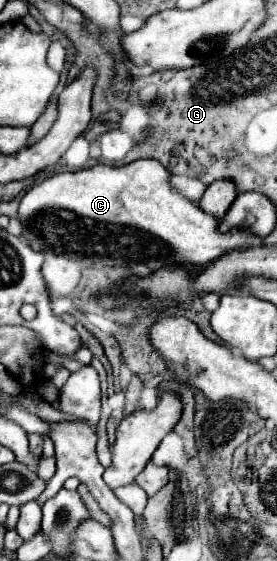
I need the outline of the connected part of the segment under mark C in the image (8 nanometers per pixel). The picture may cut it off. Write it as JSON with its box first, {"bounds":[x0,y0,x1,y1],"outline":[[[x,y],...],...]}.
{"bounds":[19,160,257,278],"outline":[[[135,160],[127,166],[119,166],[119,168],[113,168],[113,166],[93,166],[93,168],[87,168],[87,170],[79,170],[79,172],[61,172],[61,174],[55,174],[47,180],[43,180],[41,184],[37,184],[35,188],[31,188],[23,198],[21,198],[21,206],[19,206],[19,220],[23,222],[23,226],[27,228],[27,236],[33,236],[35,242],[39,242],[43,246],[43,252],[53,252],[53,254],[61,254],[61,256],[67,256],[67,258],[89,258],[93,262],[111,262],[111,266],[123,266],[123,268],[129,268],[137,274],[143,274],[143,276],[149,276],[151,272],[157,272],[161,268],[183,268],[187,270],[187,274],[191,278],[195,278],[199,274],[199,270],[203,270],[205,266],[213,264],[217,258],[221,258],[223,254],[229,254],[233,250],[241,250],[241,248],[249,248],[257,242],[257,236],[253,236],[253,232],[243,232],[241,228],[231,228],[229,232],[221,232],[219,230],[219,224],[221,220],[207,214],[205,210],[201,210],[195,202],[191,202],[189,198],[185,198],[181,192],[177,192],[171,184],[171,172],[167,168],[163,168],[161,162],[157,160]]]}

